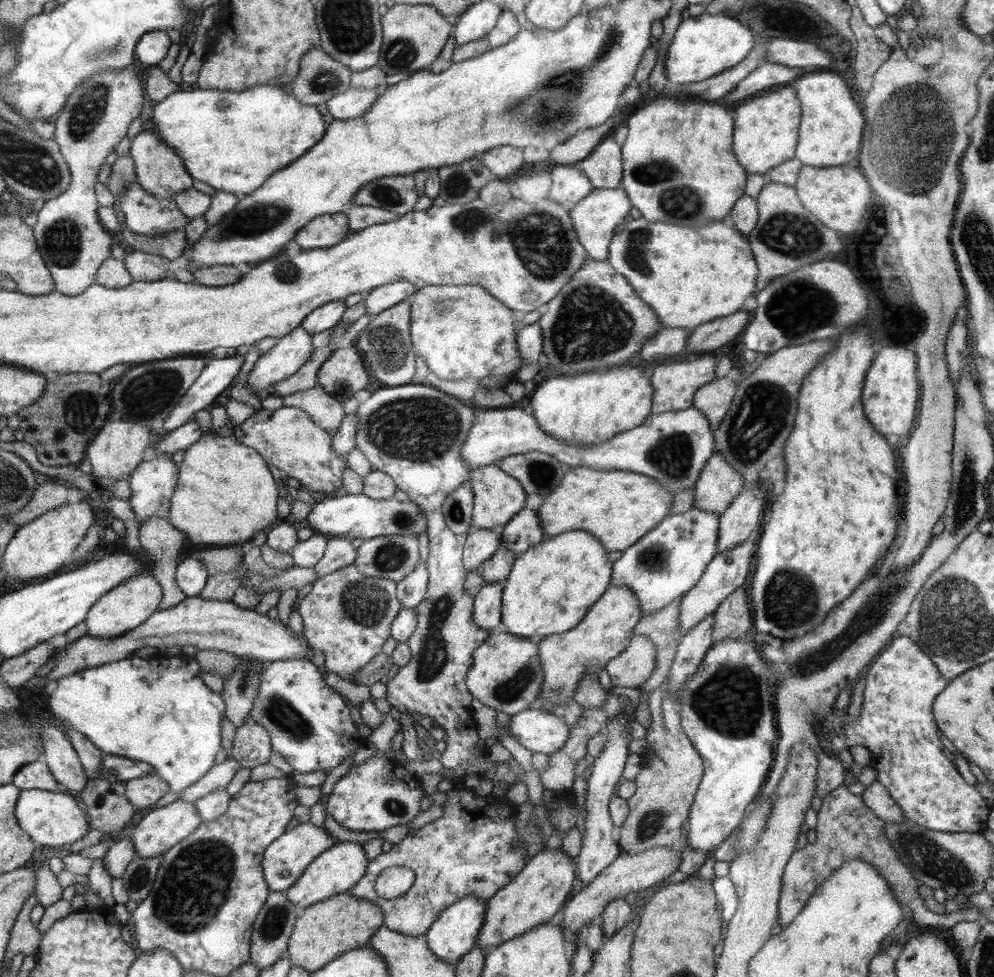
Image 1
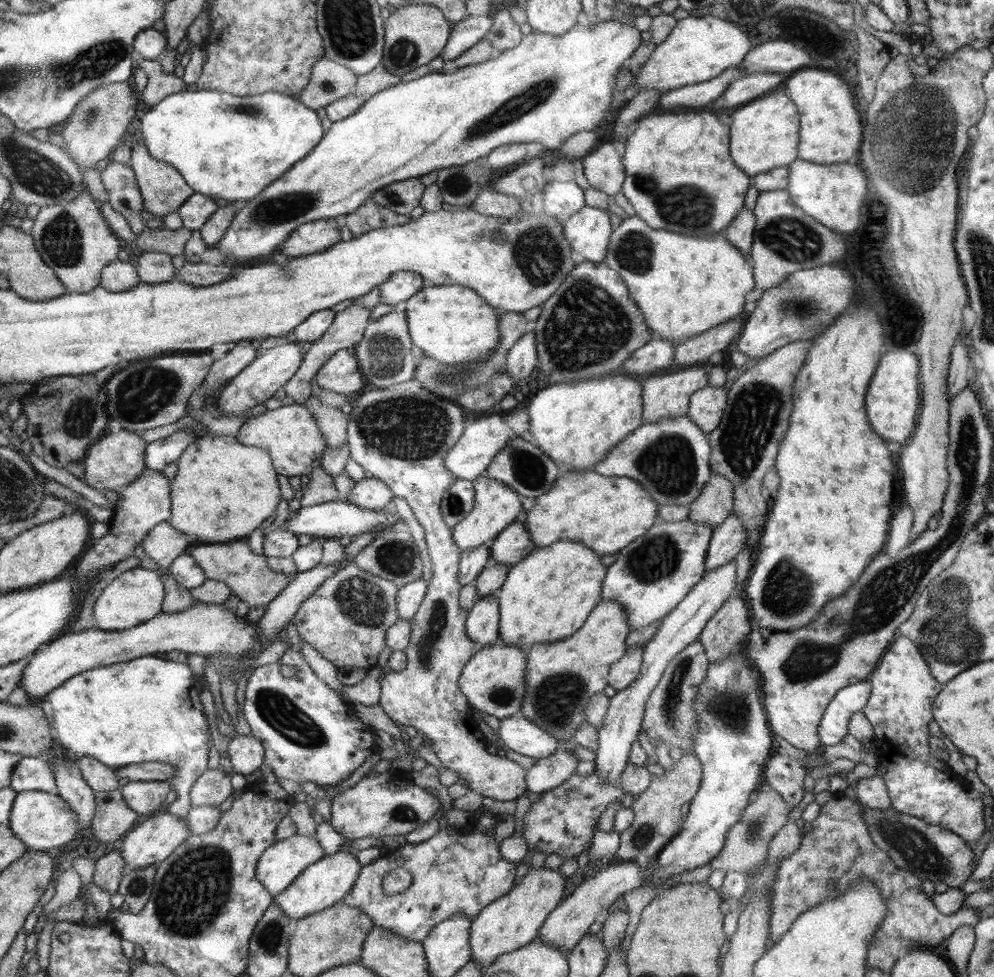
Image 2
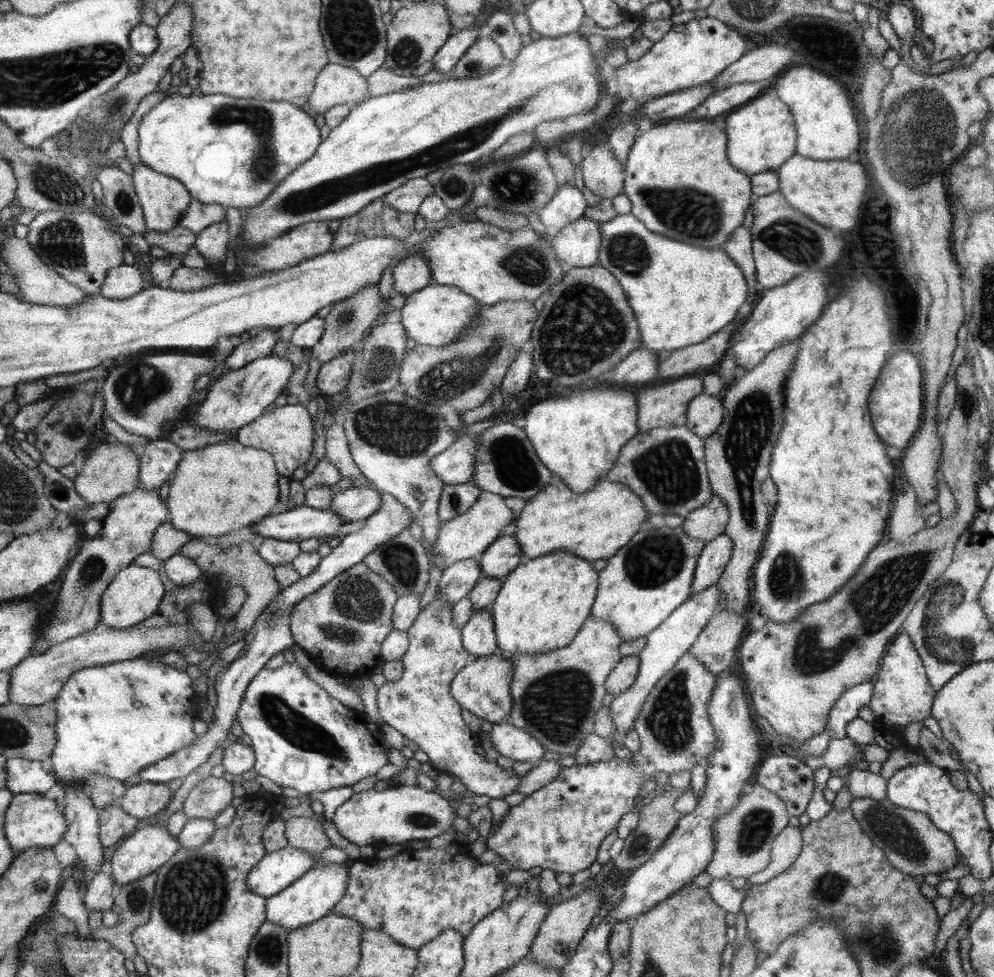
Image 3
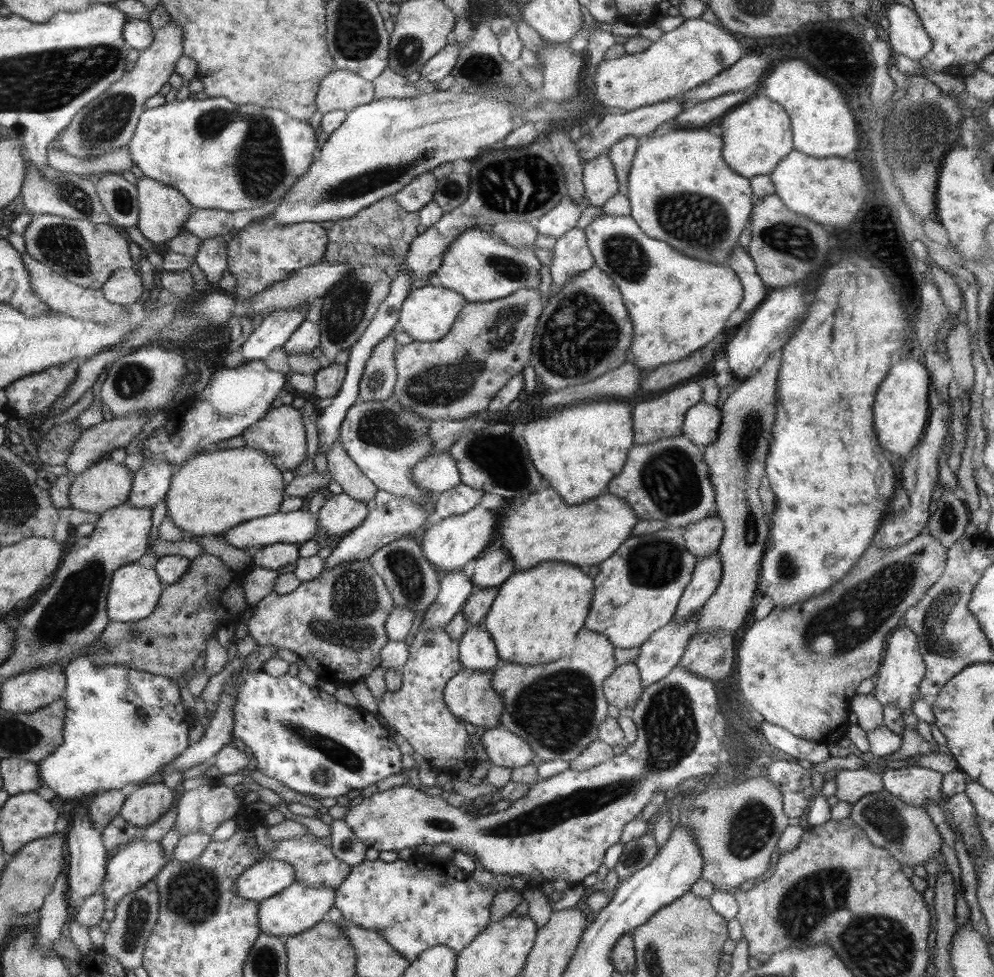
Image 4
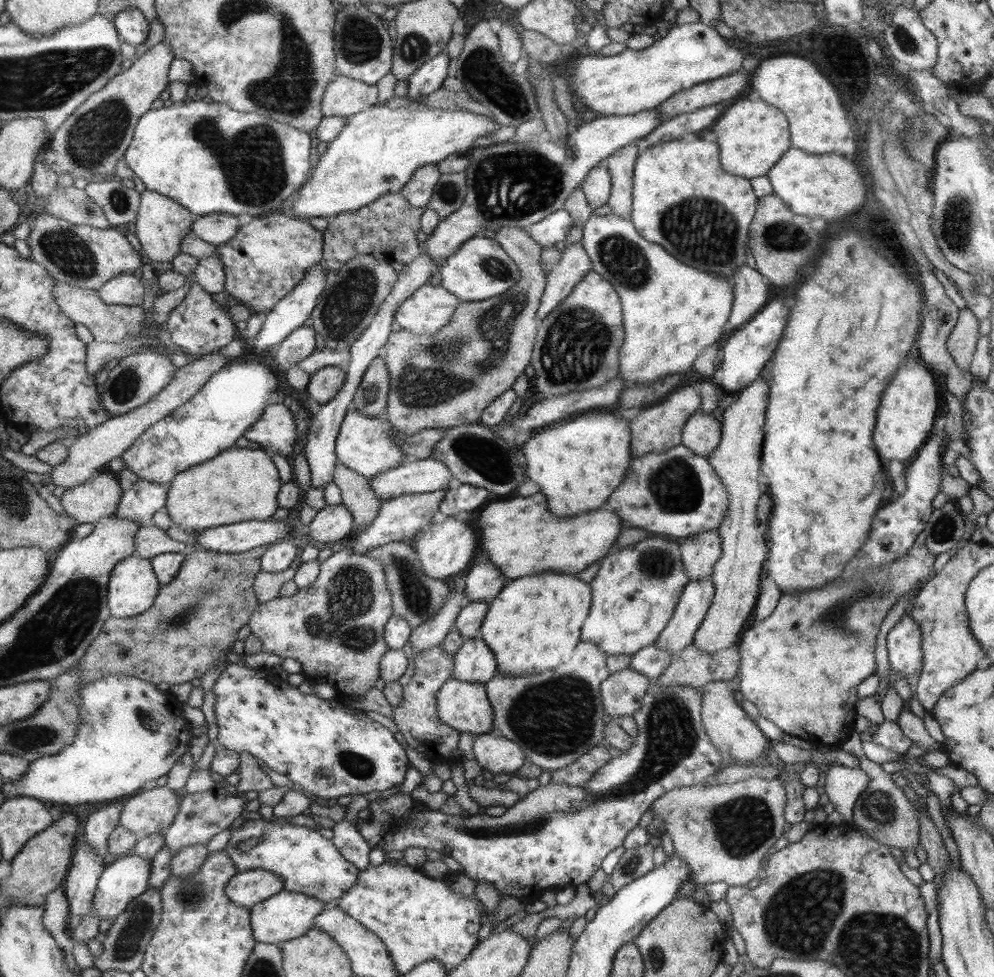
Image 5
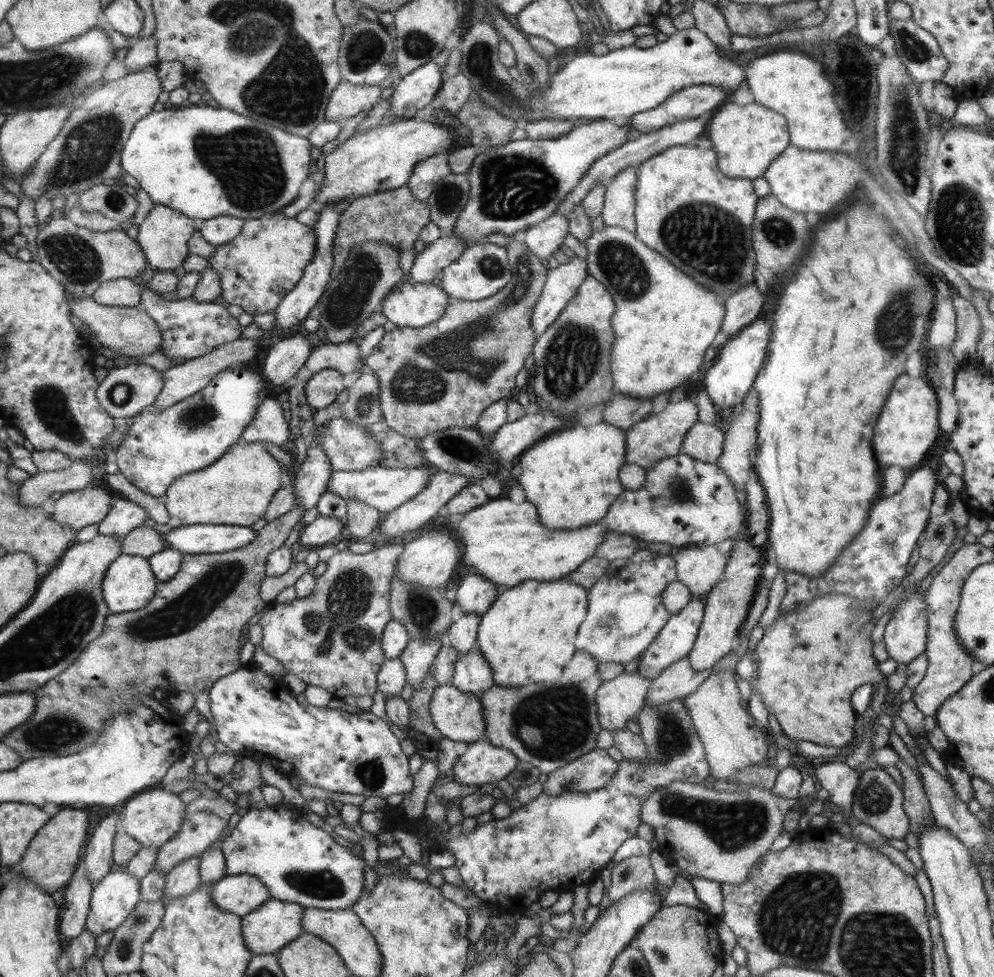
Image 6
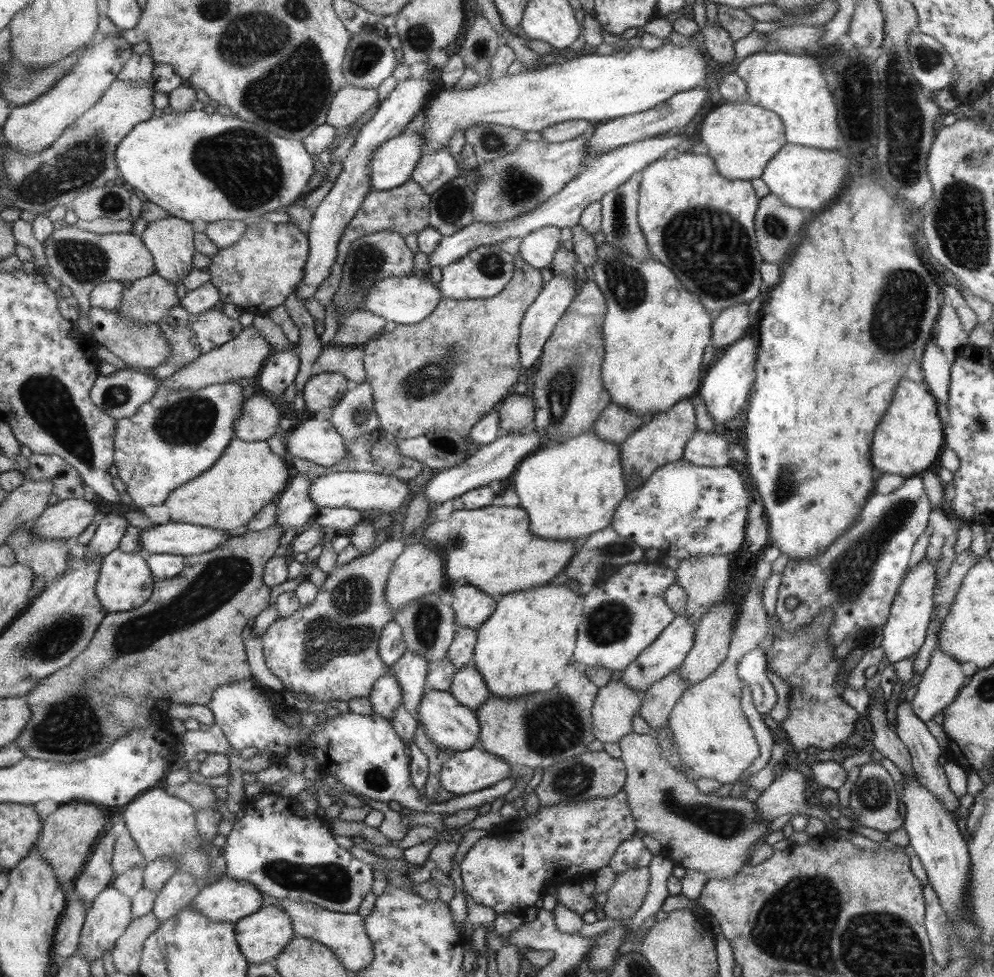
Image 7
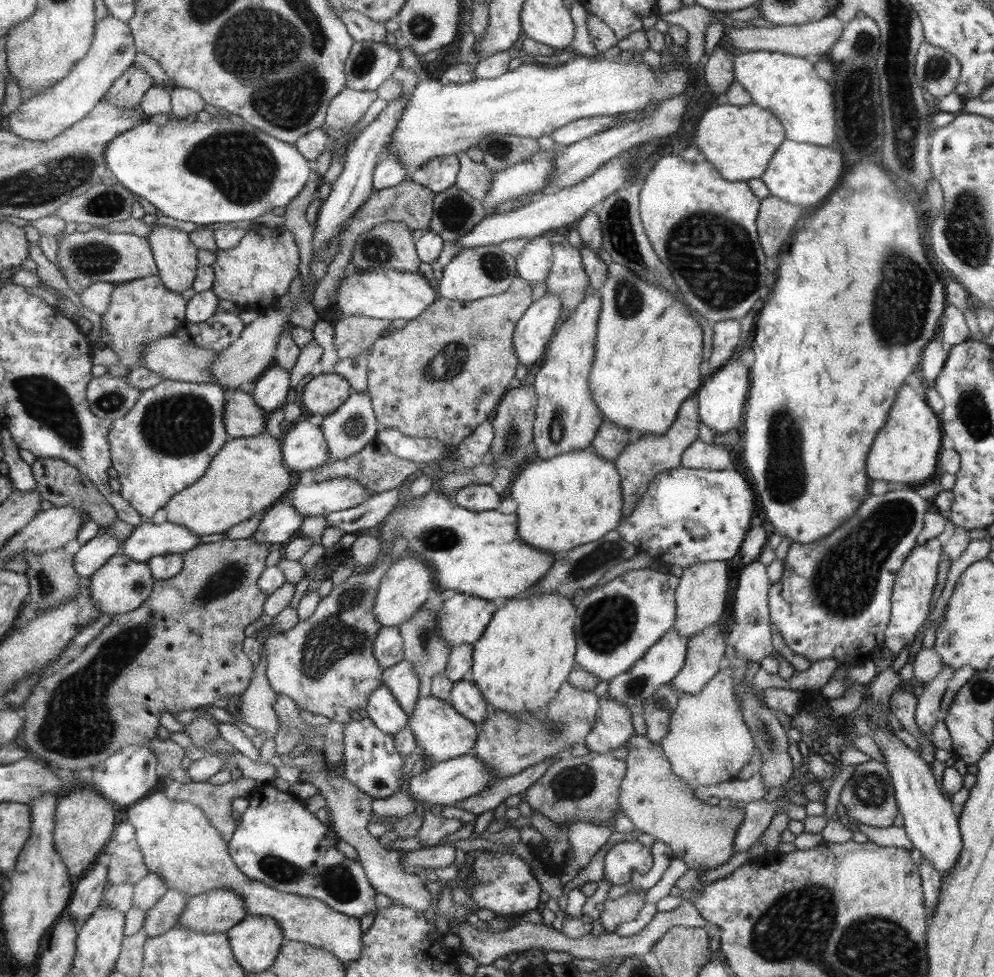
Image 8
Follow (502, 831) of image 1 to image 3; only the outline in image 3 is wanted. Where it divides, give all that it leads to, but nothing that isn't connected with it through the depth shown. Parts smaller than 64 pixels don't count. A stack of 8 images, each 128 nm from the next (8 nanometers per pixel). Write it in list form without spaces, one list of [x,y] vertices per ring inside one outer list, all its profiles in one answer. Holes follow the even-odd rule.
[[[455,840],[444,849],[416,849],[412,856],[400,854],[388,859],[379,860],[360,858],[348,862],[349,881],[346,892],[333,909],[338,915],[357,920],[364,929],[383,930],[392,940],[406,948],[419,949],[426,942],[434,940],[445,930],[457,930],[462,936],[470,934],[477,922],[486,918],[494,909],[503,904],[503,896],[507,886],[499,876],[502,866],[478,863],[478,857],[467,848],[467,853],[460,853],[460,843]]]

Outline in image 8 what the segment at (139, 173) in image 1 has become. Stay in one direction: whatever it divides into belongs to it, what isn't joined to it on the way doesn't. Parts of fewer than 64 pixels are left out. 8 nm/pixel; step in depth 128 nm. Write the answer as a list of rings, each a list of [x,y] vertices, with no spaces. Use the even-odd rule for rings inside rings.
[[[155,224],[147,239],[164,287],[180,294],[191,289],[199,266],[199,249],[191,242],[189,233]]]

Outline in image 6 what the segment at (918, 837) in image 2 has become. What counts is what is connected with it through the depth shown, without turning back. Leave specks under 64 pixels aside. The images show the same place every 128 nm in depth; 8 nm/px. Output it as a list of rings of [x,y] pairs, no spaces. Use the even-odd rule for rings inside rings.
[[[876,768],[861,772],[859,775],[860,780],[856,790],[854,790],[852,814],[888,839],[898,838],[903,840],[910,830],[910,819],[903,809],[903,790],[898,787],[899,784],[894,781],[889,772],[876,770]]]

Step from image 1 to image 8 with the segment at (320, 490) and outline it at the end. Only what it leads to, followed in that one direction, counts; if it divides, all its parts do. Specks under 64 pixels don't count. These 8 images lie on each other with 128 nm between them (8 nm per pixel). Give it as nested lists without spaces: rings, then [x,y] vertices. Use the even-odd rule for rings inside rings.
[[[225,388],[224,427],[230,438],[249,437],[267,430],[268,414],[253,396],[239,388]]]

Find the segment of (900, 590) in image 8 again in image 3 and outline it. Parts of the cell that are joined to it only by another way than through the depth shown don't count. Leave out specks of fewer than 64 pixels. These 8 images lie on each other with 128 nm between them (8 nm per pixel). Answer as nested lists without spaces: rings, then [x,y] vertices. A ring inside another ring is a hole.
[[[900,633],[895,638],[883,655],[879,671],[874,676],[874,693],[869,707],[874,713],[875,726],[886,728],[889,735],[905,743],[902,730],[910,722],[920,722],[931,716],[931,706],[937,692],[928,683],[922,660],[914,649],[910,636]]]

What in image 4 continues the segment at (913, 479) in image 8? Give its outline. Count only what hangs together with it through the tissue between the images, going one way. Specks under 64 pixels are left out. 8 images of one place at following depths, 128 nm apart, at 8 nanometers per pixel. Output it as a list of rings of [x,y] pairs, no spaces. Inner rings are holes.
[[[914,359],[903,360],[890,368],[886,380],[878,388],[876,402],[872,406],[876,436],[884,450],[896,452],[904,459],[922,438],[931,415],[928,401],[931,383],[927,368]]]

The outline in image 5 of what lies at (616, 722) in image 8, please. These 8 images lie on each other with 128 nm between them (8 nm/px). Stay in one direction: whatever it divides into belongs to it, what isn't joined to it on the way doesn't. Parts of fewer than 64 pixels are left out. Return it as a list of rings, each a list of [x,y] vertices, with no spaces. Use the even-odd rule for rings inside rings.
[[[630,668],[611,673],[600,688],[605,714],[614,719],[633,716],[640,710],[641,702],[651,686],[648,679],[645,674]]]

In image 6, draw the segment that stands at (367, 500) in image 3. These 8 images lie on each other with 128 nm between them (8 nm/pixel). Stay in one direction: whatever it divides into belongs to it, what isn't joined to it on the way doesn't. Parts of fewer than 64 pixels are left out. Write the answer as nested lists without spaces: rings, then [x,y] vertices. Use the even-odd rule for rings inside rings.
[[[319,516],[309,525],[305,525],[299,534],[303,548],[319,548],[330,544],[334,538],[340,536],[346,528],[345,523],[331,516]]]

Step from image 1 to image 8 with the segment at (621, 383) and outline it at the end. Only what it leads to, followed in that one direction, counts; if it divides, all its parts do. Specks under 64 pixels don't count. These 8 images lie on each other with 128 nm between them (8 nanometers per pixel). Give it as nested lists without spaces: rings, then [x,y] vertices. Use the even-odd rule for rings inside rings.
[[[591,447],[576,452],[559,454],[548,460],[528,460],[522,472],[511,481],[507,491],[517,502],[518,536],[538,548],[556,556],[562,556],[577,546],[602,538],[612,530],[617,530],[623,514],[623,496],[619,472],[614,460],[600,458]]]

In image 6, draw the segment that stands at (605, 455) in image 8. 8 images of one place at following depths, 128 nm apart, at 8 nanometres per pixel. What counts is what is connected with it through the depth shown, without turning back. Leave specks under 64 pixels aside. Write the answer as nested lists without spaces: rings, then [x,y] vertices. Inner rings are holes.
[[[615,393],[605,403],[603,422],[626,432],[633,424],[652,414],[652,400],[653,398],[632,398],[622,393]]]

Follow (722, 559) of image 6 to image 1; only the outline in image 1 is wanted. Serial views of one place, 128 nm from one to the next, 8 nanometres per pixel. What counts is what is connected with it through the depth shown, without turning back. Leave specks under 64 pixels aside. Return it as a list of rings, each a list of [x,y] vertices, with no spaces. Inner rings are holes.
[[[719,450],[704,465],[695,484],[693,506],[704,512],[722,513],[745,488],[742,475],[730,466]]]

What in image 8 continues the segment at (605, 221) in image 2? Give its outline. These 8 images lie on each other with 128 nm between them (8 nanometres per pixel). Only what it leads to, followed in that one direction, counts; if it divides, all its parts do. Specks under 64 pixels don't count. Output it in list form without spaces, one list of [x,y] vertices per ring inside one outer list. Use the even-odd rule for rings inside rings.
[[[545,294],[526,309],[516,323],[512,337],[512,344],[520,363],[528,366],[543,357],[561,312],[562,303],[555,294]]]

